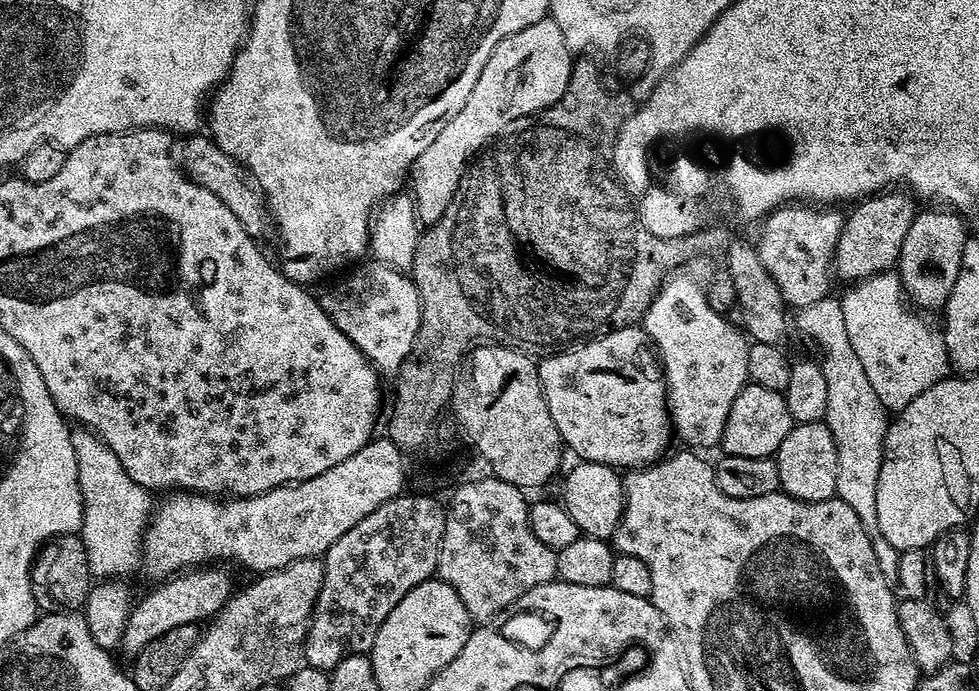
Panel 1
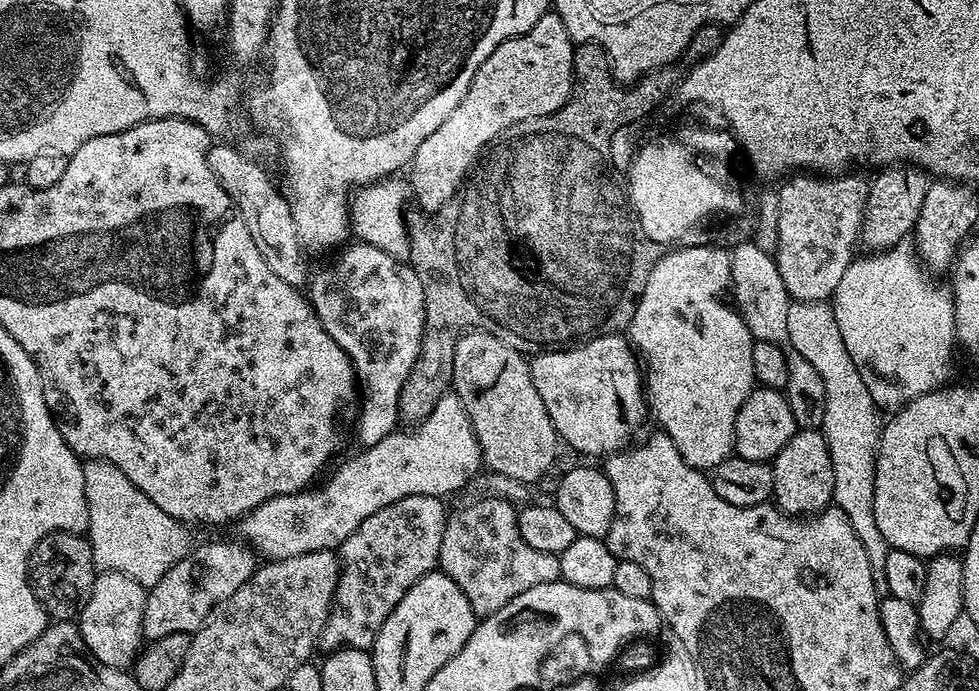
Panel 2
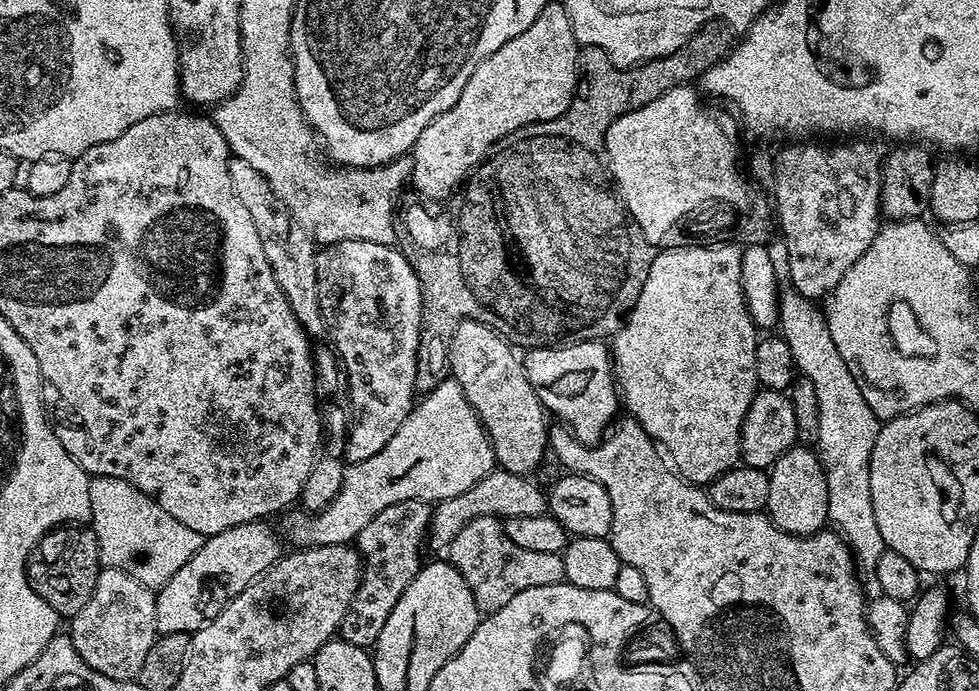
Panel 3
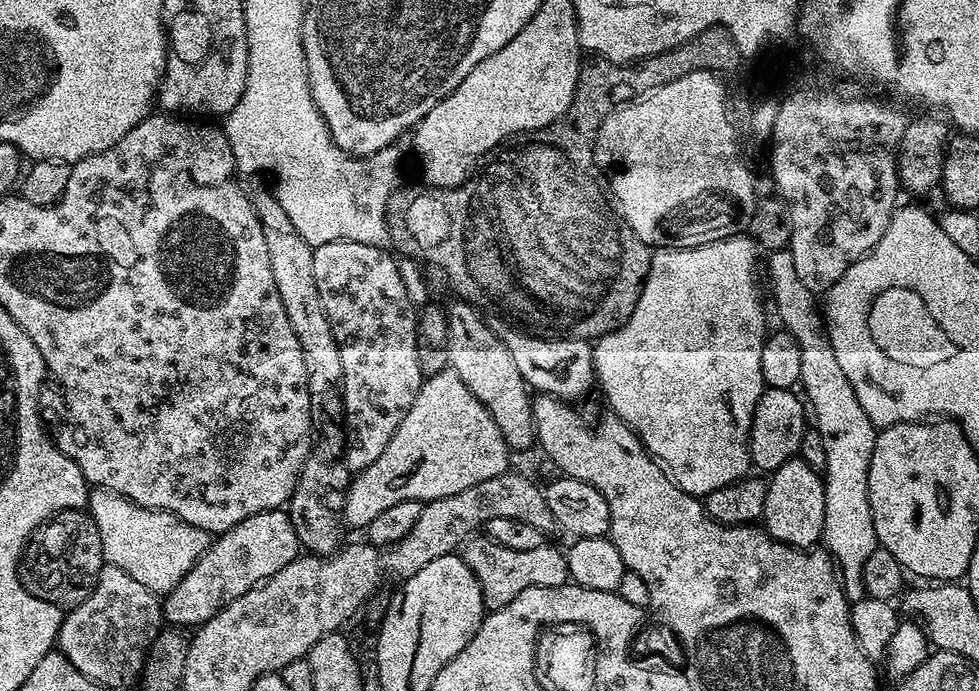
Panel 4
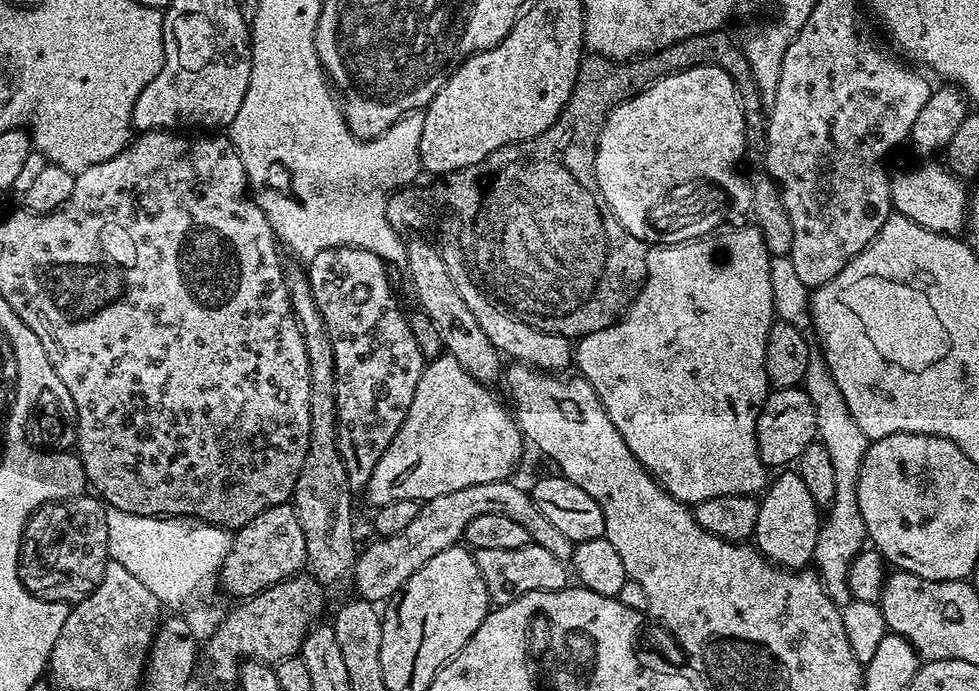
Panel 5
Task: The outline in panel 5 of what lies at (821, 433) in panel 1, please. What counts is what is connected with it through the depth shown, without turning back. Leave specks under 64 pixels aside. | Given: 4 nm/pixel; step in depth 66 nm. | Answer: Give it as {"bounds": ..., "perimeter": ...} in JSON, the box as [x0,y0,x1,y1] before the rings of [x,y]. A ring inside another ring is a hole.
{"bounds":[754,470,822,570],"perimeter":[[[784,470],[769,483],[759,497],[760,509],[754,537],[755,547],[772,563],[789,570],[804,570],[813,563],[822,523],[822,510],[814,502],[809,487],[795,470]]]}

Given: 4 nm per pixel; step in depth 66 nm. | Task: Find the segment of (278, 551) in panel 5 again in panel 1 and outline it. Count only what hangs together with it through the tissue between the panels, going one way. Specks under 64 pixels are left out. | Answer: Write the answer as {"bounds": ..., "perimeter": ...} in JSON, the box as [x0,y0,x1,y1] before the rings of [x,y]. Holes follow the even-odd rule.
{"bounds":[119,566,233,658],"perimeter":[[[202,566],[198,569],[191,569],[183,573],[177,573],[165,581],[155,585],[141,601],[140,599],[133,605],[133,610],[128,616],[126,630],[123,631],[123,637],[120,639],[119,651],[125,652],[128,658],[135,658],[139,652],[147,646],[156,637],[161,637],[169,630],[174,630],[176,626],[201,623],[200,620],[208,620],[224,607],[232,595],[233,588],[229,576],[216,566]]]}

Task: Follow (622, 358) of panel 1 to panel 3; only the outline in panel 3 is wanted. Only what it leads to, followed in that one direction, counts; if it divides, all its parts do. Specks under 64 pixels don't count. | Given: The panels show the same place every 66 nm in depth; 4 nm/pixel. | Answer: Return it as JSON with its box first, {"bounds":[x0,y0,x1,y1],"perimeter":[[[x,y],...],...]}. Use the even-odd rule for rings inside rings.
{"bounds":[522,340,622,444],"perimeter":[[[578,340],[563,346],[527,349],[522,359],[526,378],[530,378],[530,386],[534,386],[545,409],[553,417],[556,415],[560,419],[557,421],[569,432],[574,433],[582,443],[599,444],[606,429],[617,419],[616,407],[619,409],[622,404],[621,397],[618,395],[618,384],[614,379],[614,368],[610,363],[609,345],[604,340]]]}

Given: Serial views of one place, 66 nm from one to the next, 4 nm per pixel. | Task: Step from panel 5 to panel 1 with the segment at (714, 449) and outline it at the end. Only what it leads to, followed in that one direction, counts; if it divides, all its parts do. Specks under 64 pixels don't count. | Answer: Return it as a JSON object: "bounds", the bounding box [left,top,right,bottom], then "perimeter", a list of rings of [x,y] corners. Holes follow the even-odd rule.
{"bounds":[642,274,749,450],"perimeter":[[[672,274],[664,280],[659,292],[654,297],[649,310],[644,315],[642,327],[652,341],[659,359],[662,361],[664,385],[668,387],[668,410],[672,417],[672,426],[677,437],[685,440],[692,450],[716,448],[720,443],[730,406],[734,398],[749,383],[748,345],[749,337],[739,327],[731,324],[729,317],[716,313],[708,301],[705,285],[700,285],[692,276]]]}

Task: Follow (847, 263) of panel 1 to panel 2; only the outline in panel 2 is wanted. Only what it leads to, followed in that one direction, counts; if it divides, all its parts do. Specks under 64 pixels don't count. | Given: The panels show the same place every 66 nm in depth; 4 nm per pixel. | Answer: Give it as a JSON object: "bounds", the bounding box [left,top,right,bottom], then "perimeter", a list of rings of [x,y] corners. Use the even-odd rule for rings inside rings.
{"bounds":[860,164,930,254],"perimeter":[[[889,164],[881,167],[876,177],[871,177],[864,211],[864,226],[860,240],[869,253],[875,254],[893,248],[913,235],[918,218],[922,214],[922,201],[930,183],[929,173],[915,164]]]}

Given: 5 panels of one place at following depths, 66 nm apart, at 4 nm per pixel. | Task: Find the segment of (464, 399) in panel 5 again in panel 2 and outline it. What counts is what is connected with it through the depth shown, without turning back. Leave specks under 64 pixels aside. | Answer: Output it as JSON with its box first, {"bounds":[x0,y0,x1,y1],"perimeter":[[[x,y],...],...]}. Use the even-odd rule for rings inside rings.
{"bounds":[238,394,482,561],"perimeter":[[[445,394],[434,406],[434,410],[430,410],[428,417],[425,418],[422,423],[415,425],[411,430],[397,430],[391,432],[389,436],[382,438],[382,442],[378,442],[374,446],[357,451],[357,453],[357,456],[350,457],[349,460],[321,486],[321,488],[312,486],[307,490],[301,490],[294,494],[282,494],[278,498],[270,498],[266,502],[262,502],[262,506],[258,506],[254,510],[247,512],[244,516],[241,516],[238,521],[238,527],[240,527],[240,532],[242,534],[240,536],[243,537],[261,557],[264,555],[264,558],[267,558],[269,561],[292,558],[300,554],[310,554],[314,551],[326,551],[328,549],[336,550],[339,549],[342,542],[346,542],[346,538],[350,538],[350,534],[354,534],[354,530],[358,530],[358,526],[362,526],[362,522],[366,522],[366,518],[370,518],[370,514],[374,514],[377,510],[382,510],[382,506],[390,506],[390,502],[398,502],[398,498],[410,498],[414,494],[426,494],[427,496],[448,498],[451,492],[458,491],[468,479],[469,483],[482,468],[482,457],[480,455],[480,447],[478,446],[478,438],[470,426],[470,418],[466,414],[462,402],[454,394]]]}

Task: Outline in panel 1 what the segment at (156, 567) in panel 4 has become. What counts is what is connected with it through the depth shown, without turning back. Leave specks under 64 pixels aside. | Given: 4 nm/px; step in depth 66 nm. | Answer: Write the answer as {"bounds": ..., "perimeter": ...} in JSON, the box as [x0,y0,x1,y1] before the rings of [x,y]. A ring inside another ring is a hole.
{"bounds":[72,431,154,578],"perimeter":[[[73,431],[72,445],[78,458],[78,482],[84,503],[84,517],[78,535],[86,546],[86,562],[93,577],[128,578],[124,576],[130,575],[135,568],[137,571],[142,564],[144,530],[154,511],[153,497],[149,489],[138,486],[138,482],[122,470],[118,454],[100,441],[96,433]]]}

